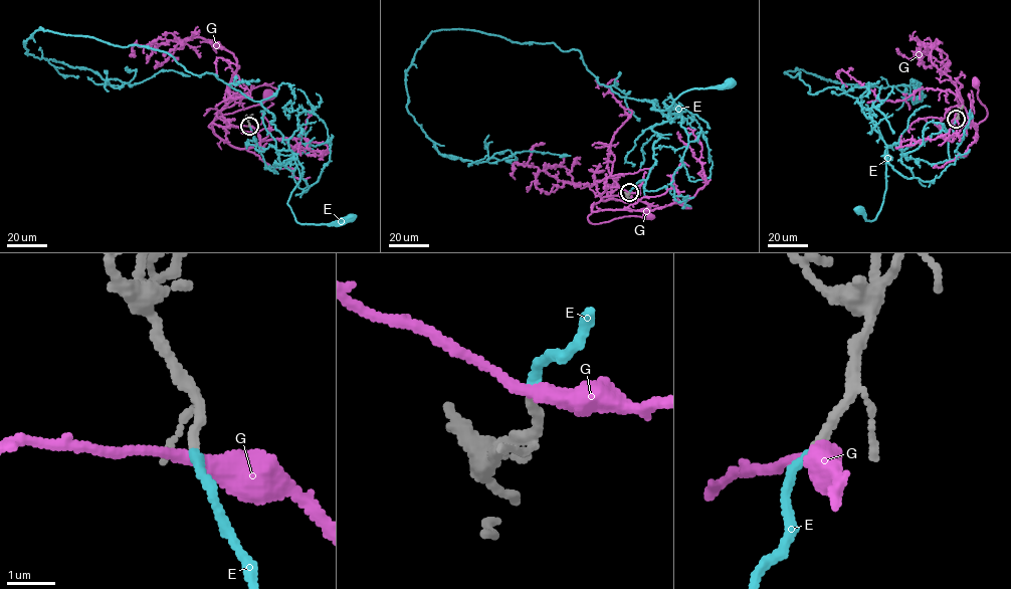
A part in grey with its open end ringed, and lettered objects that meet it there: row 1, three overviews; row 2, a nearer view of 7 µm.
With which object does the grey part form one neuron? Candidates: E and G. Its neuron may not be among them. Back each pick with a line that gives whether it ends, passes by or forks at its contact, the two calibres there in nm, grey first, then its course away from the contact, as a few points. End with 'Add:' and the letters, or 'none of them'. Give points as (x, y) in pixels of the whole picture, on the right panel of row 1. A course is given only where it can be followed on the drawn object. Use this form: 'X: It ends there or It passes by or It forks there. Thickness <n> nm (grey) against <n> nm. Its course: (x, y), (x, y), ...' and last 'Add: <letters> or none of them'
E: It ends there. Thickness 200 nm (grey) against 170 nm. Its course: (956, 119), (948, 160), (906, 160), (898, 144), (888, 147), (886, 188), (876, 217), (866, 220), (860, 210)
Add: E

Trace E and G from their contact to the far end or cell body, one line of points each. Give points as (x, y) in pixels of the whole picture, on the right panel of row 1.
E: (956, 119), (948, 160), (906, 160), (898, 144), (888, 147), (886, 188), (876, 217), (866, 220), (860, 210)
G: (957, 119), (952, 123), (957, 109), (963, 106), (972, 123), (978, 124), (987, 115), (978, 99), (976, 81)

